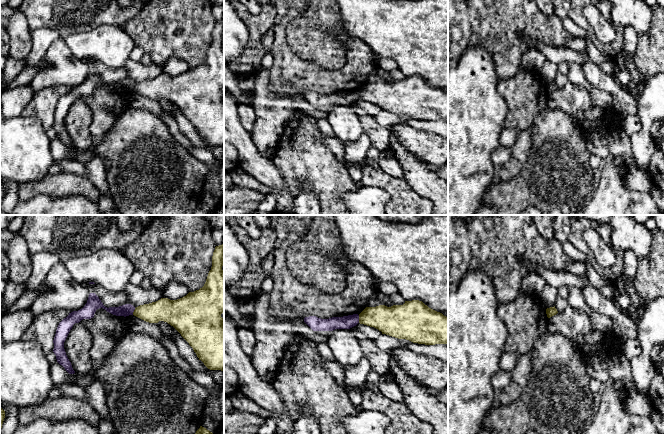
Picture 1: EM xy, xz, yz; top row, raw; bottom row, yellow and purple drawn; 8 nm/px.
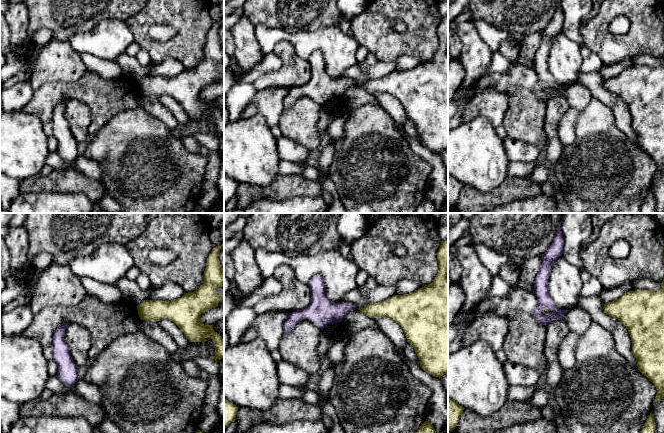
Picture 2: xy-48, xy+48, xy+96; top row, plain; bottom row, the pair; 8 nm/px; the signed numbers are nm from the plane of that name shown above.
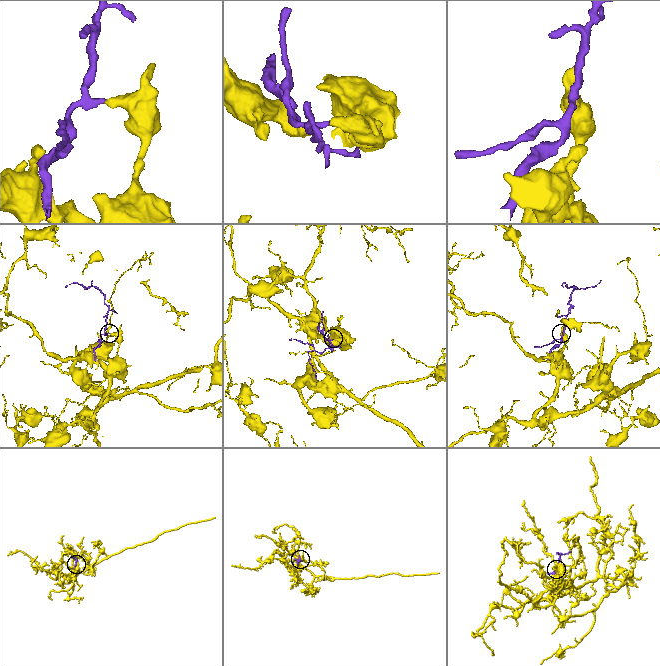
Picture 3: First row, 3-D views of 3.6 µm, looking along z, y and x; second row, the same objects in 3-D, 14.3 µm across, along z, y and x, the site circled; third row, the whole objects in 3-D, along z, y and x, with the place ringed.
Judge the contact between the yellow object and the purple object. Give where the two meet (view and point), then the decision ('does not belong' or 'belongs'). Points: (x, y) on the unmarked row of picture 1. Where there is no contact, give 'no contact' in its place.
contact xz (359, 95); does not belong

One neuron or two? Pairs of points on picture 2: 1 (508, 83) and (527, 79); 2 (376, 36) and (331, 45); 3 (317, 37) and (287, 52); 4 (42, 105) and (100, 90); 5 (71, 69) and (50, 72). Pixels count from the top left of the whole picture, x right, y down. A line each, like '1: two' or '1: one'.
1: one
2: two
3: two
4: one
5: one

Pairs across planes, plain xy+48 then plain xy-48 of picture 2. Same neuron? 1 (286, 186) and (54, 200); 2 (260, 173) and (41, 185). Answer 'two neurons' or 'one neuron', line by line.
1: two neurons
2: two neurons

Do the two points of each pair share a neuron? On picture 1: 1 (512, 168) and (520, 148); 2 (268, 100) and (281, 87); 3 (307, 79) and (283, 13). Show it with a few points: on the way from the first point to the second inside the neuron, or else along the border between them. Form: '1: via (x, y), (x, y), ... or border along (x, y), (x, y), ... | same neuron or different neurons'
1: via (516, 163), (520, 153) | same neuron
2: border along (268, 70), (272, 90), (300, 92) | different neurons
3: via (291, 63), (283, 55), (280, 48), (280, 29) | same neuron

